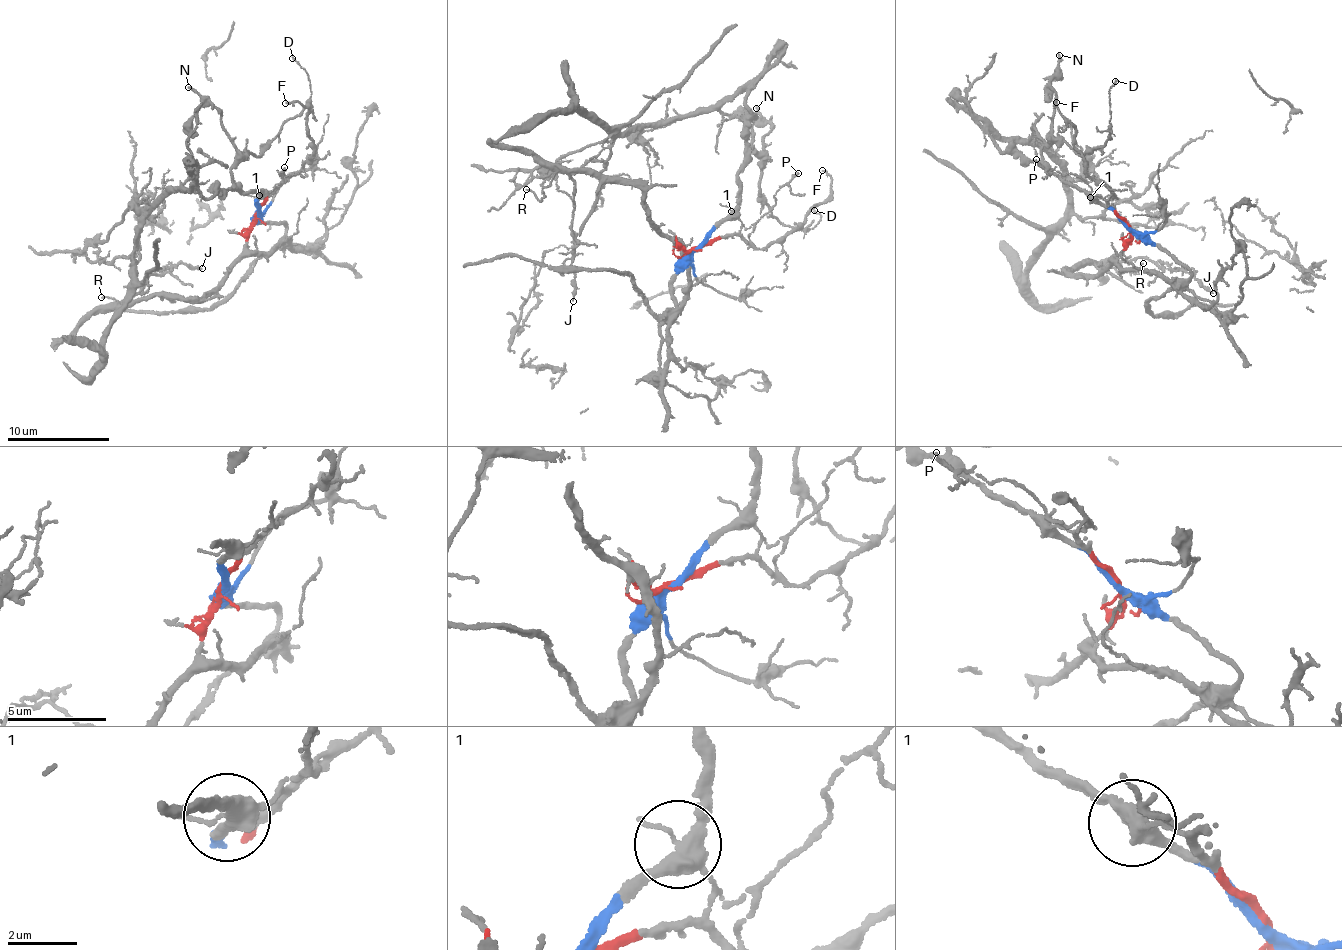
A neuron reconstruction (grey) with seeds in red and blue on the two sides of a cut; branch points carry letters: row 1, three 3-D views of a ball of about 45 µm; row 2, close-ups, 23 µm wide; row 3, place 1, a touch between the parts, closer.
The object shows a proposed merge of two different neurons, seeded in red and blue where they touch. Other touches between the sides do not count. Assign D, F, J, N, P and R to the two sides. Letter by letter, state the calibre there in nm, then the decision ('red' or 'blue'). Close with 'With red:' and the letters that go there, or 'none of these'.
D: 110 nm thick; blue
F: 160 nm thick; red
J: 200 nm thick; red
N: 180 nm thick; blue
P: 190 nm thick; red
R: 120 nm thick; red
With red: F, J, P, R

